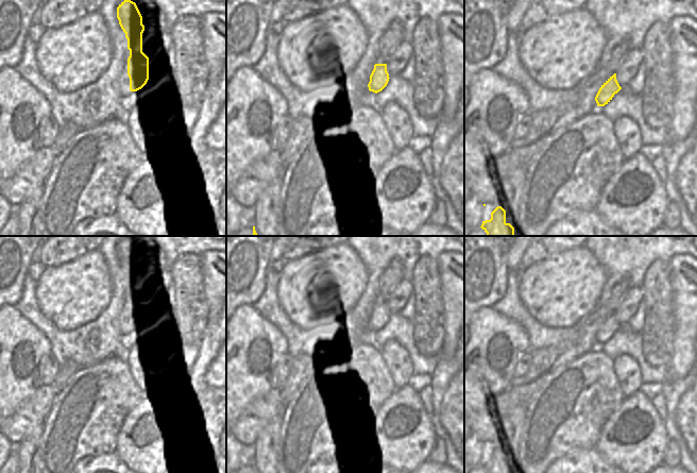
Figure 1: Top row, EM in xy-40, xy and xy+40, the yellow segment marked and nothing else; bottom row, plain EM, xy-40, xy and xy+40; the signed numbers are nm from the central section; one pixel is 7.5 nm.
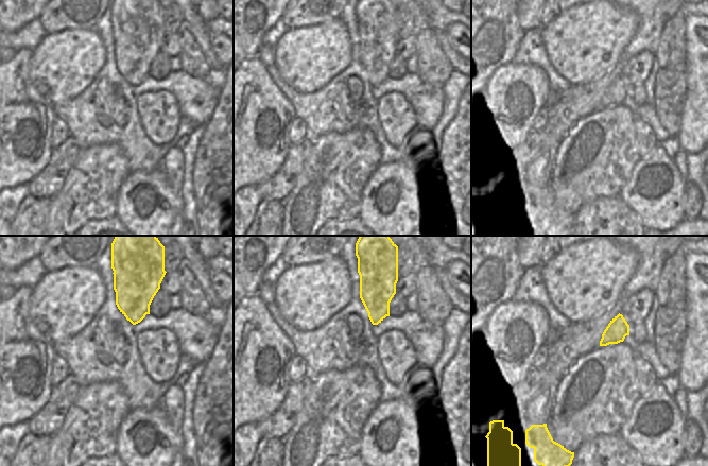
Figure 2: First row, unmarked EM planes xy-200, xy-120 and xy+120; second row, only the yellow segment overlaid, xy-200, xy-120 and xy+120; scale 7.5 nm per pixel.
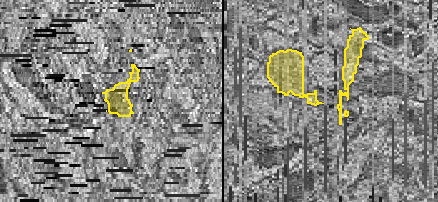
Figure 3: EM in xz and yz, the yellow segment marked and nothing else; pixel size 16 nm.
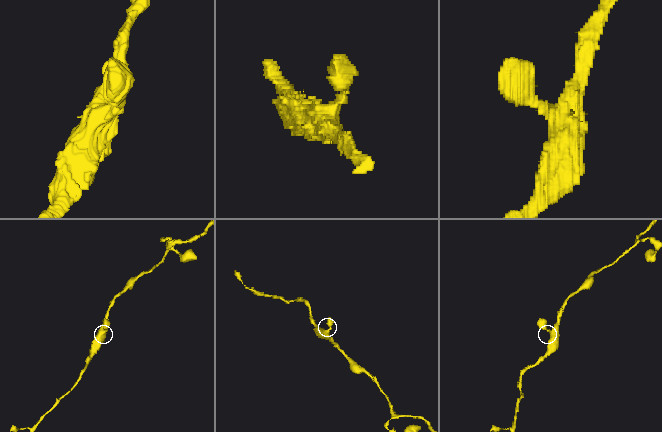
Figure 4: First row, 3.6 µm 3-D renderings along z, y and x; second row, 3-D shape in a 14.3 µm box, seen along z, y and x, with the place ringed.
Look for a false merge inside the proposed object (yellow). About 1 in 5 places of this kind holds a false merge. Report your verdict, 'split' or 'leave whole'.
leave whole

